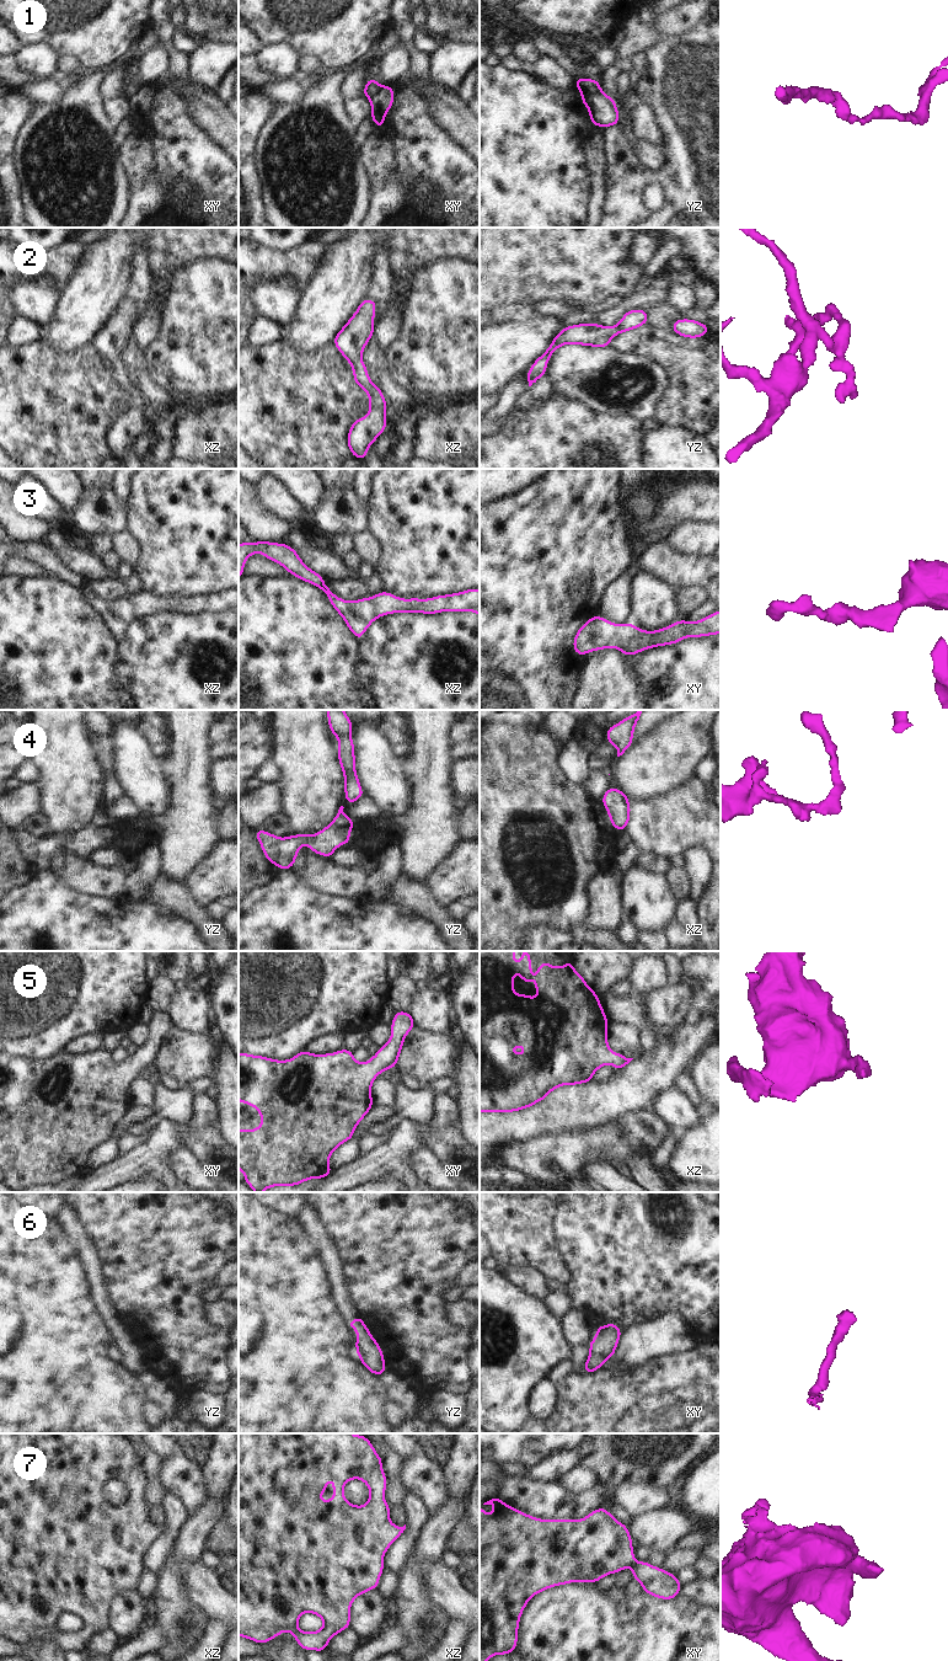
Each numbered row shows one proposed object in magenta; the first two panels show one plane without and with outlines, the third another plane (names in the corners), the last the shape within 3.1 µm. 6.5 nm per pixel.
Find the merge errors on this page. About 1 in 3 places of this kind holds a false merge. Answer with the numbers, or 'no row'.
1

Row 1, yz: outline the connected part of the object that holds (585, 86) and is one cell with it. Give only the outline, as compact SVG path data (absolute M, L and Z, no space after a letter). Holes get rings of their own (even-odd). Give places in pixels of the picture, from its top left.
M578 78L574 81L575 87L580 95L595 95L601 91L600 81L588 78Z

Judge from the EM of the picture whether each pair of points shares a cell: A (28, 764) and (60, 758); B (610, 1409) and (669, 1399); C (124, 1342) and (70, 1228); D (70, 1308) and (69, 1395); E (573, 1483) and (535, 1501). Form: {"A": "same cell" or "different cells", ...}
{"A": "different cells", "B": "same cell", "C": "same cell", "D": "same cell", "E": "different cells"}

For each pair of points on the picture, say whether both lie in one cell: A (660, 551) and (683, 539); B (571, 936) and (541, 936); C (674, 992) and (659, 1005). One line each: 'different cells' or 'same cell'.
A: different cells
B: same cell
C: same cell

